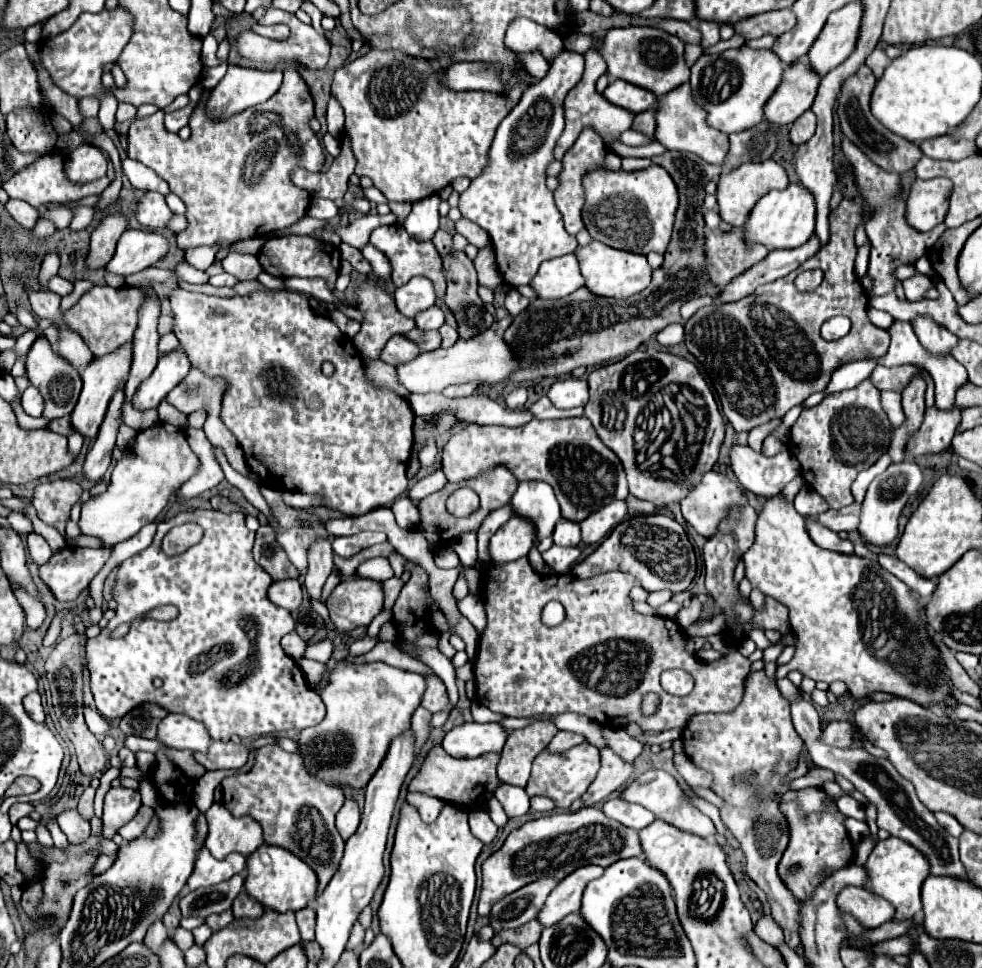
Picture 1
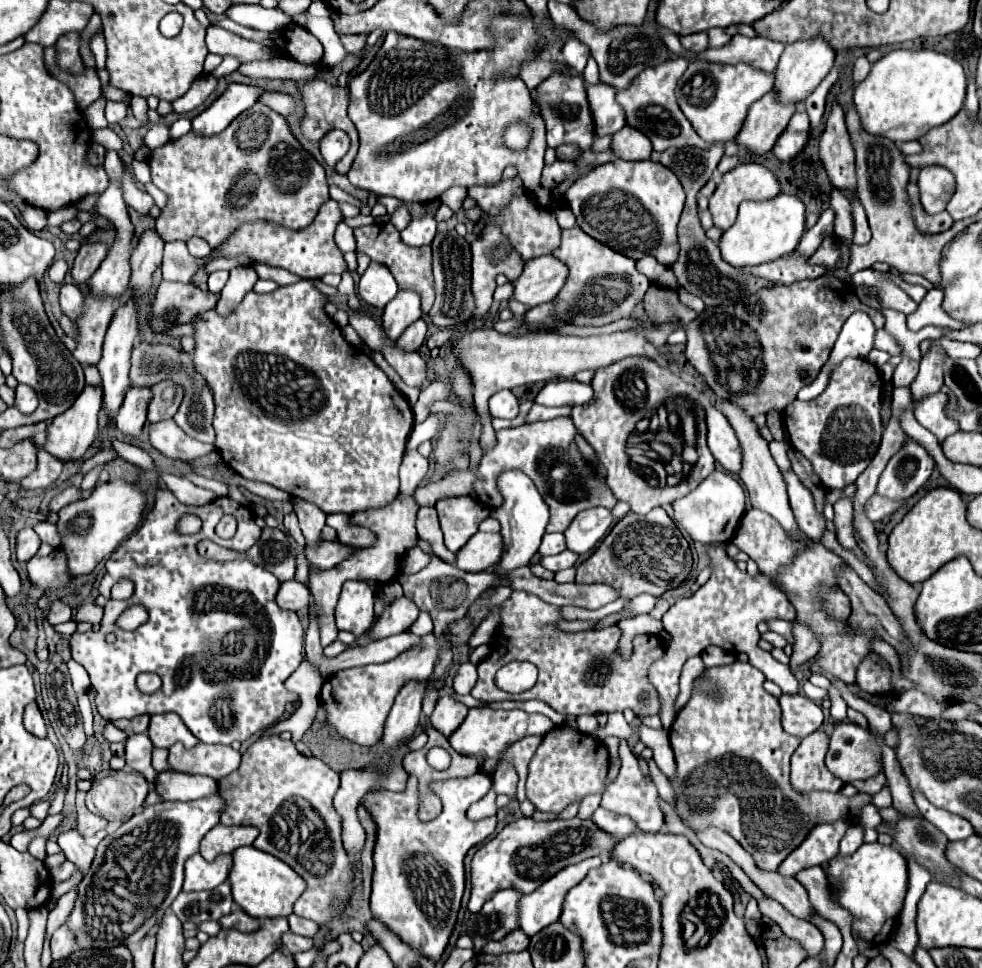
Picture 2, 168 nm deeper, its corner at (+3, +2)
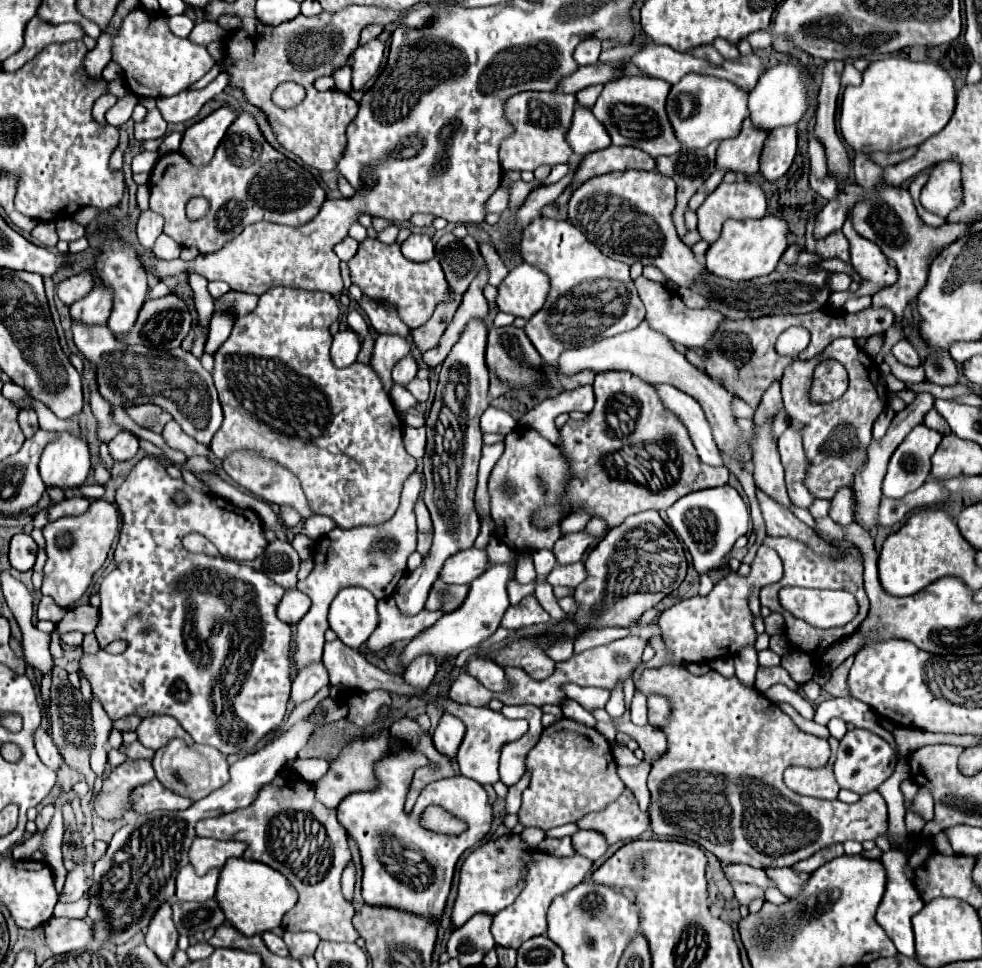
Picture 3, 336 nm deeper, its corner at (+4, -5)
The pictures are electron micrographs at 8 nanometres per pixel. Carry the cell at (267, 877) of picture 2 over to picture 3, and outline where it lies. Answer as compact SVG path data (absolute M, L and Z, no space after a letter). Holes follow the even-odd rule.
M231 858L225 862L219 874L215 898L225 914L225 920L243 936L255 936L277 928L285 912L297 904L297 892L283 874L267 864L247 862L243 858Z

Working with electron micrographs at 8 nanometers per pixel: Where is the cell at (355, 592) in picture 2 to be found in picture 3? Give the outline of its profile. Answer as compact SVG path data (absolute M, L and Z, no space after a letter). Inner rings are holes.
M343 588L331 602L329 626L349 648L361 648L377 624L377 600L369 590Z

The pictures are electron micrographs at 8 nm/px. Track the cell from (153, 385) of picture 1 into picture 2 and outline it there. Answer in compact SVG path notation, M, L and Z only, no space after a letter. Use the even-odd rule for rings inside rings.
M132 387L126 393L126 399L116 415L116 427L124 435L138 437L142 427L146 425L146 413L148 413L148 401L152 399L150 387Z

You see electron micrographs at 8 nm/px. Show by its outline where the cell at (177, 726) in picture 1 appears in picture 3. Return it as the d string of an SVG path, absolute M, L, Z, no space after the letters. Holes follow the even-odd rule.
M149 716L137 728L139 742L151 750L159 750L173 738L183 738L187 744L193 744L191 736L181 728L181 724L171 716Z

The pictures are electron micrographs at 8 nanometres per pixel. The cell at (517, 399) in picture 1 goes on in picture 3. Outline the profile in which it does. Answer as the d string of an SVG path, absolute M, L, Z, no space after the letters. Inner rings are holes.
M489 406L481 416L481 432L483 434L503 434L505 436L515 426L517 426L517 422L511 418L511 414L507 414L505 410L493 408L493 406Z

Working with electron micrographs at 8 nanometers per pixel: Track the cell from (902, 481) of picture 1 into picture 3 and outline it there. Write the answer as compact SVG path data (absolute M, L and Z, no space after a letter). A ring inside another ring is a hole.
M925 424L915 426L891 456L883 478L883 496L903 498L915 492L931 472L931 454L941 442L941 434Z

